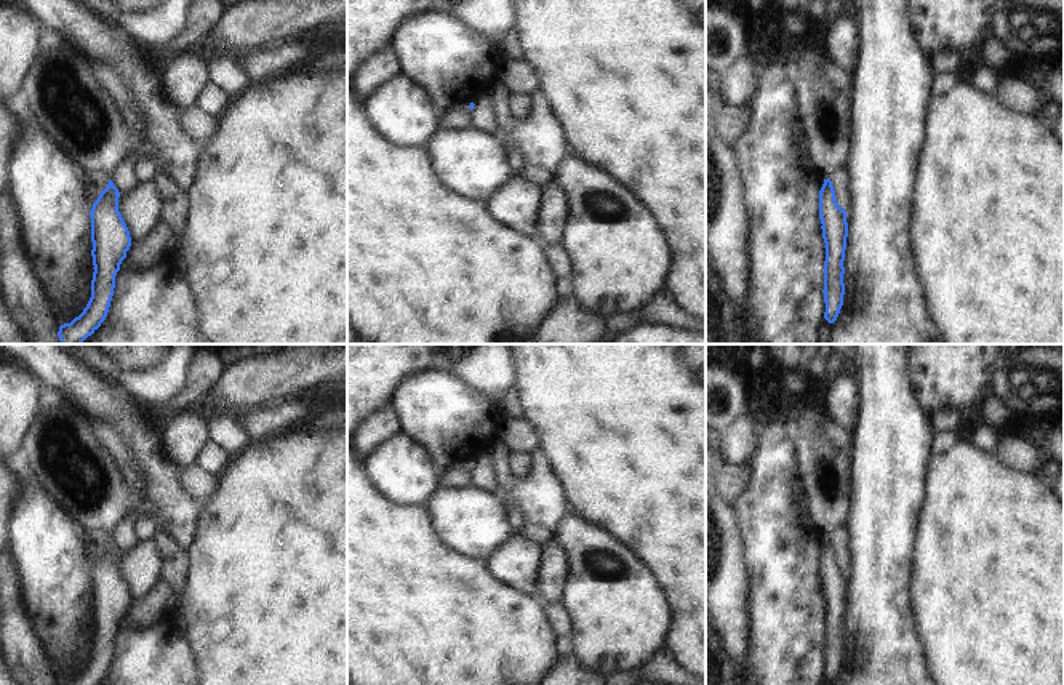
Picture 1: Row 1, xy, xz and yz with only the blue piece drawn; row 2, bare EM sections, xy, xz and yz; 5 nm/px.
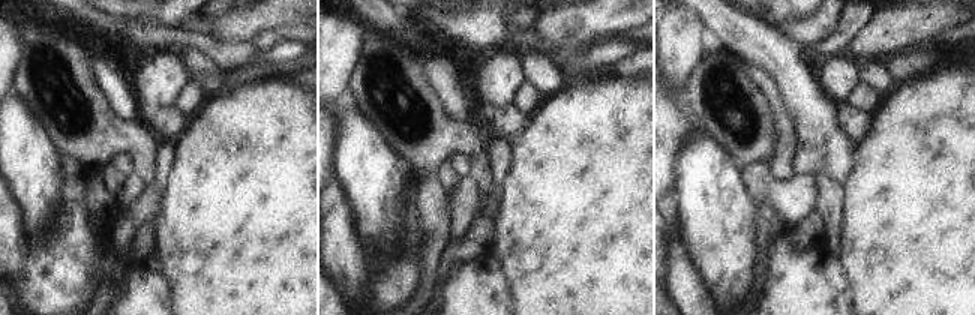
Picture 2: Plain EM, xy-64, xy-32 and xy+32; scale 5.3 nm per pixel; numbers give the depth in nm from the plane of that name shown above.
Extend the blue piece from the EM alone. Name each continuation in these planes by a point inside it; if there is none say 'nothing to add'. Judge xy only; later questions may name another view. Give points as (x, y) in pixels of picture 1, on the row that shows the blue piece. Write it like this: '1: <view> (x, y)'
nothing to add

